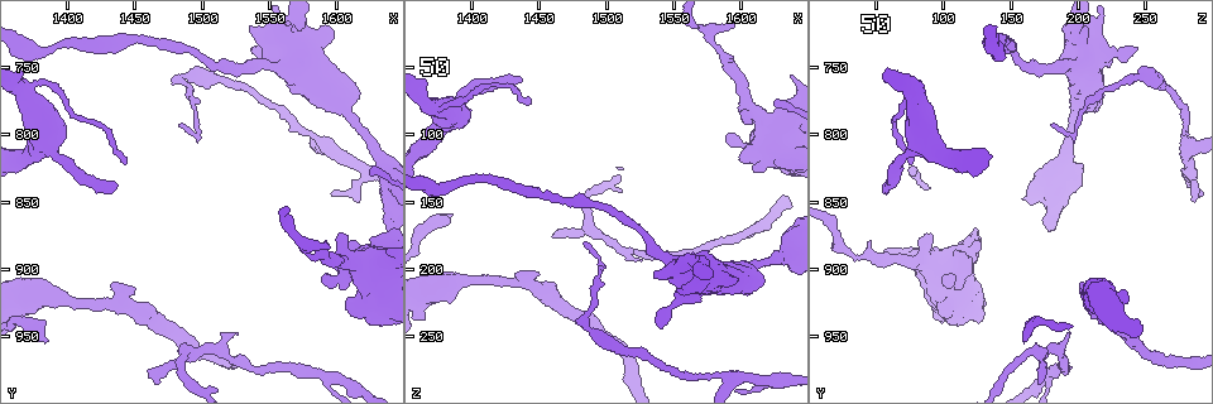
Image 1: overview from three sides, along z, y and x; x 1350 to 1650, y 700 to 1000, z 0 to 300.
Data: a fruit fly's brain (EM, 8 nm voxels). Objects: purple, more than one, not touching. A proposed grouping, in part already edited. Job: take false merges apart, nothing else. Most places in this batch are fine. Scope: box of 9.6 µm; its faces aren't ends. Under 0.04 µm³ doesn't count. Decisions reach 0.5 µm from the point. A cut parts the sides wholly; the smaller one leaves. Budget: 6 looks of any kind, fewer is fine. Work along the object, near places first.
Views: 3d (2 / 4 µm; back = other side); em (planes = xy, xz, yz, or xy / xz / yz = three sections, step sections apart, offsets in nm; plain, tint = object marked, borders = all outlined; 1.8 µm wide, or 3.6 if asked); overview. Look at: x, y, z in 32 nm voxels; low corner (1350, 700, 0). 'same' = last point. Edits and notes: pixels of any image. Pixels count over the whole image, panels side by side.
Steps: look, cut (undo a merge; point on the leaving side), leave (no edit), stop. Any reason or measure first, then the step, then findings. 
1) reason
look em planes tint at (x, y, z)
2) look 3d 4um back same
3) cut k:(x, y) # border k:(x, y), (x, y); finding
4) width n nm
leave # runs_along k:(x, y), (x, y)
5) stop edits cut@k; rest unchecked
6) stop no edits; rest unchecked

thick turns thin
look em 3.6um planes tint at (1594, 808, 282)

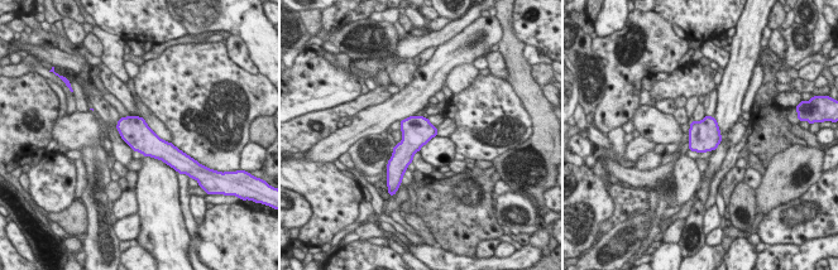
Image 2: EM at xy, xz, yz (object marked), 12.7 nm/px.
leave # one neuron here

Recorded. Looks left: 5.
calibre changes
look 3d 2um at (1488, 756, 248)

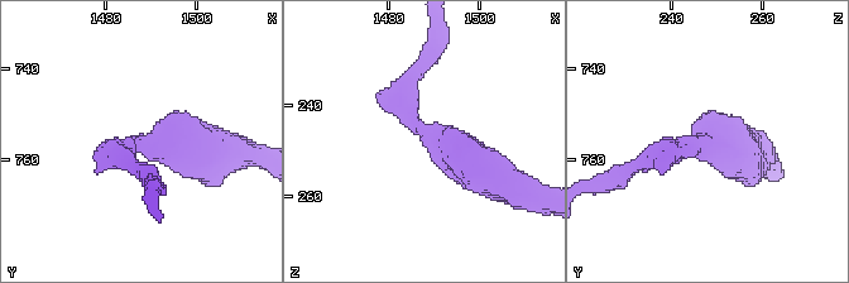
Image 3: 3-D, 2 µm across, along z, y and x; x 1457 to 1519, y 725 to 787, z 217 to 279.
need the tissue
look em planes tint at (1489, 756, 246)

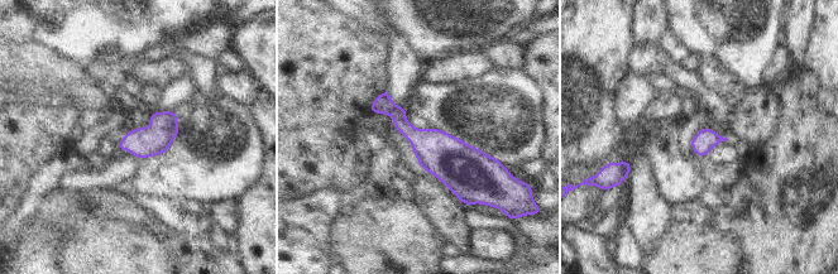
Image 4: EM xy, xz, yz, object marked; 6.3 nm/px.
leave # runs_along 4:(377, 101), (456, 164), (489, 164); continuous, no second neuron

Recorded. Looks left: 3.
look em 3.6um planes tint at (1594, 774, 200)

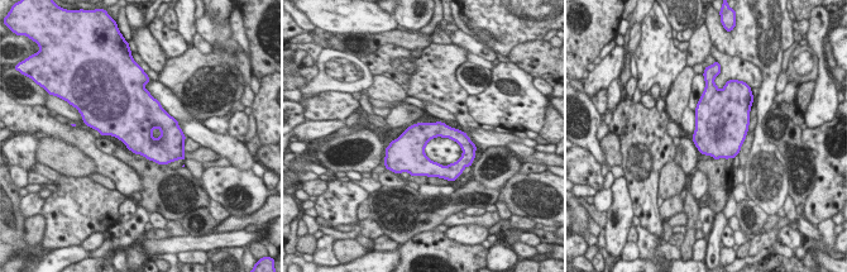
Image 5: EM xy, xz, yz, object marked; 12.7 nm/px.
width 340 nm
leave # one neuron here

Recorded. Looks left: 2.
stop no edits; rest unchecked

